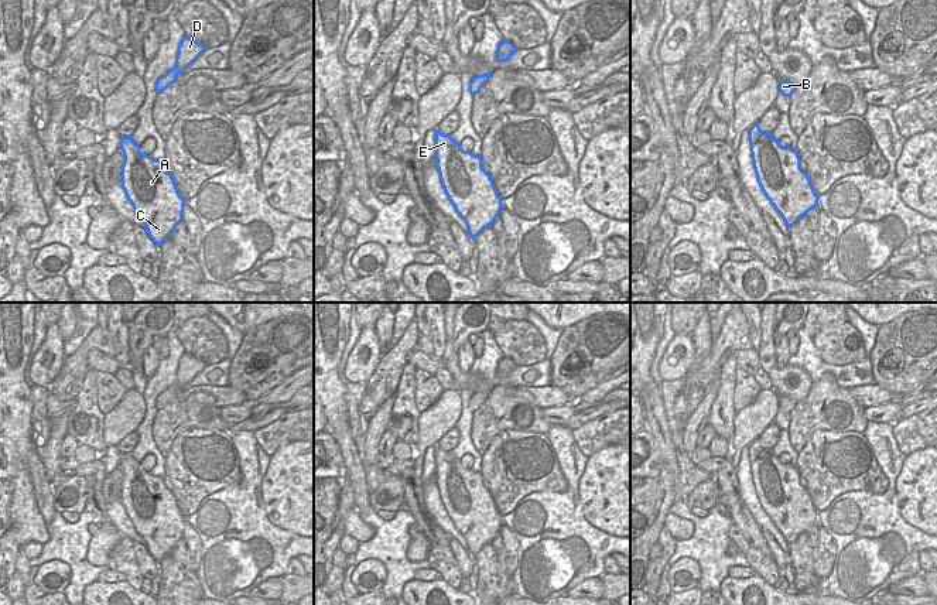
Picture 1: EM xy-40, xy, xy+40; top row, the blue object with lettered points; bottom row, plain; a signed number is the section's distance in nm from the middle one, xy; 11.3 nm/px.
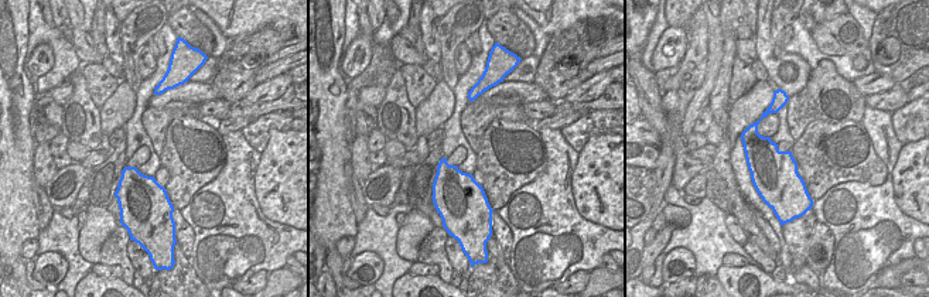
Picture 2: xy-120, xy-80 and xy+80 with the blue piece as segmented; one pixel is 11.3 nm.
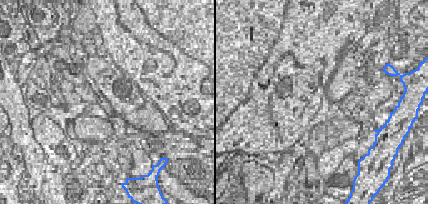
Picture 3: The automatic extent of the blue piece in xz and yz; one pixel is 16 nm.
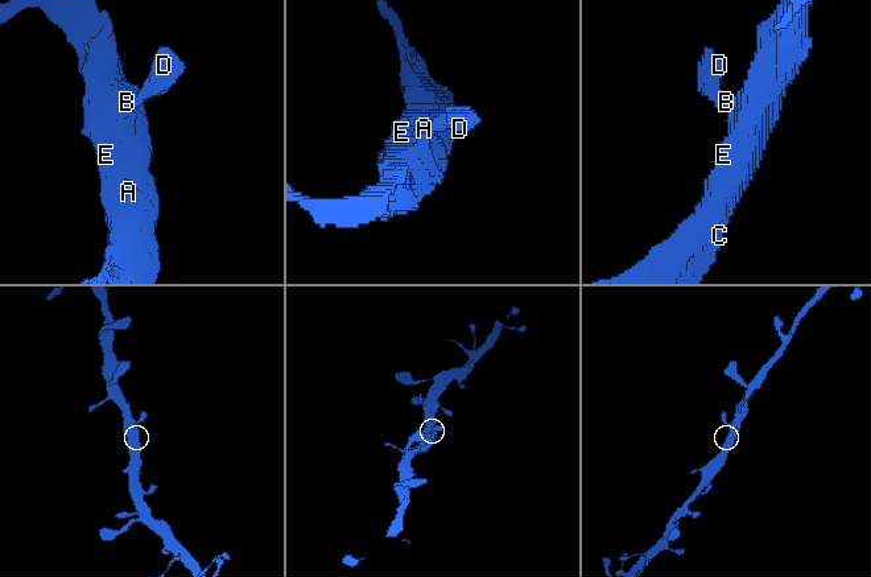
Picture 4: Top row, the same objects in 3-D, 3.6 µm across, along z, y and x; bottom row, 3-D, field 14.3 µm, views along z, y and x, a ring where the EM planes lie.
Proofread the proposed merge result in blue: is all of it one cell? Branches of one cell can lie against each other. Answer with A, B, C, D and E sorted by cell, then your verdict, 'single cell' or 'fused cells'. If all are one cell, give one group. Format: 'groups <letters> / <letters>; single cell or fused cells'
groups A B C D E; single cell

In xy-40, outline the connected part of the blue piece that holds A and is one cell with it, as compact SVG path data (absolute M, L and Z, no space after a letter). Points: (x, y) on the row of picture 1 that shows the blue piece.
M131 136L120 137L120 150L124 155L122 188L148 236L161 246L182 221L185 199L164 161L143 154Z

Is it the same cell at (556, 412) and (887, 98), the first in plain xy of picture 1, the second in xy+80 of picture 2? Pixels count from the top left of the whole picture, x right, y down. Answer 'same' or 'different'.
same

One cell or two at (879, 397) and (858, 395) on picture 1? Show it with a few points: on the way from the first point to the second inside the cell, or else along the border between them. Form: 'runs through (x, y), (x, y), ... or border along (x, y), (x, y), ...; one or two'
runs through (874, 395), (864, 395); one

